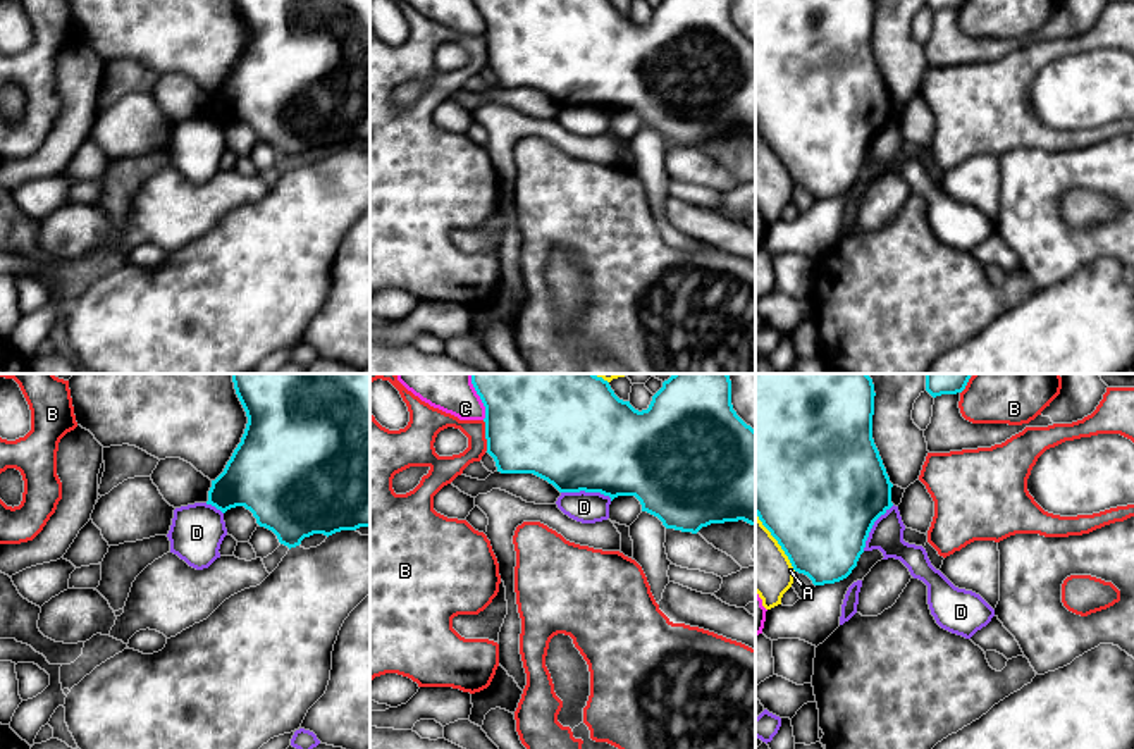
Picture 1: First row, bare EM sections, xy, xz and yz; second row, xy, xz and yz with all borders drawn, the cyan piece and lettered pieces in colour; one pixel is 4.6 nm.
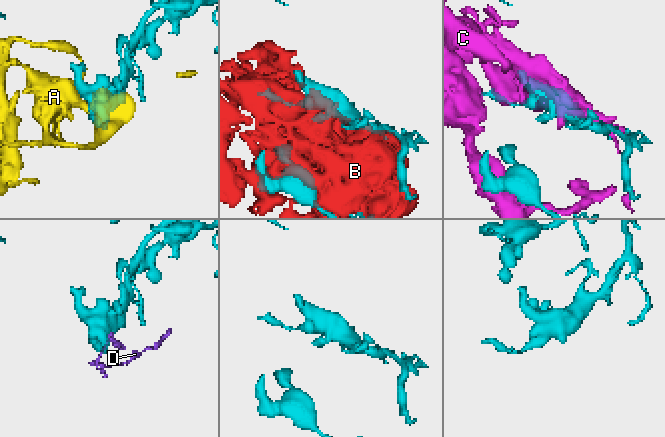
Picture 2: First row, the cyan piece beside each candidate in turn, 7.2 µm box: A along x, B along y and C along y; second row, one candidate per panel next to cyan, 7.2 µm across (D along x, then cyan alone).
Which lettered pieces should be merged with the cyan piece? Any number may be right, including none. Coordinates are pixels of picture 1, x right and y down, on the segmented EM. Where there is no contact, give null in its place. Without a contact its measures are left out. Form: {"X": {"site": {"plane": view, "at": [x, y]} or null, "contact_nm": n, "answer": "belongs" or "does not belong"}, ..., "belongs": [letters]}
{"A": {"site": {"plane": "yz", "at": [776, 539]}, "contact_nm": 340, "answer": "does not belong"}, "B": {"site": {"plane": "xz", "at": [486, 436]}, "contact_nm": 150, "answer": "does not belong"}, "C": {"site": {"plane": "xz", "at": [479, 395]}, "contact_nm": 220, "answer": "does not belong"}, "D": {"site": {"plane": "xz", "at": [587, 491]}, "contact_nm": 240, "answer": "does not belong"}, "belongs": []}

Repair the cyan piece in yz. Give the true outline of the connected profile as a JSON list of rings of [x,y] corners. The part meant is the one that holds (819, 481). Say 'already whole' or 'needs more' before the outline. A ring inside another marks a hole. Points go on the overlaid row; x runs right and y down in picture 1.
already whole; [[[755,374],[755,515],[814,585],[847,579],[874,522],[893,506],[893,484],[872,439],[874,396],[867,374]]]

